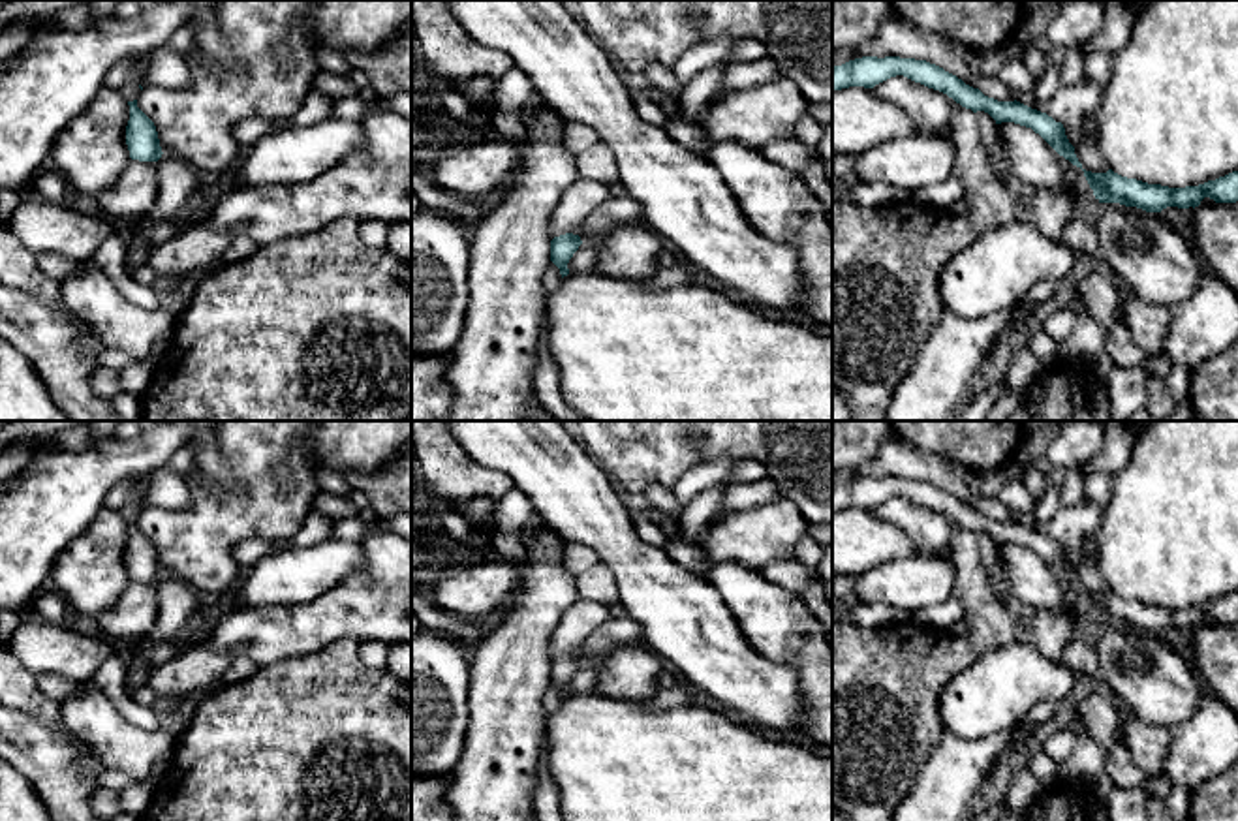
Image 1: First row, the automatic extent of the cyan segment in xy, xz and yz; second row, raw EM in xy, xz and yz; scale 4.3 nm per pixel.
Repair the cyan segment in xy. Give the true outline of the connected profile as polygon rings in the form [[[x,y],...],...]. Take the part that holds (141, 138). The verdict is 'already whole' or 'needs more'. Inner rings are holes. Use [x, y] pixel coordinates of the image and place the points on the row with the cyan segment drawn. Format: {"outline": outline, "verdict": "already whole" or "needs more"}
{"outline": [[[137,100],[128,101],[130,120],[126,126],[126,145],[132,160],[158,162],[162,147],[154,122],[137,107]]], "verdict": "already whole"}

